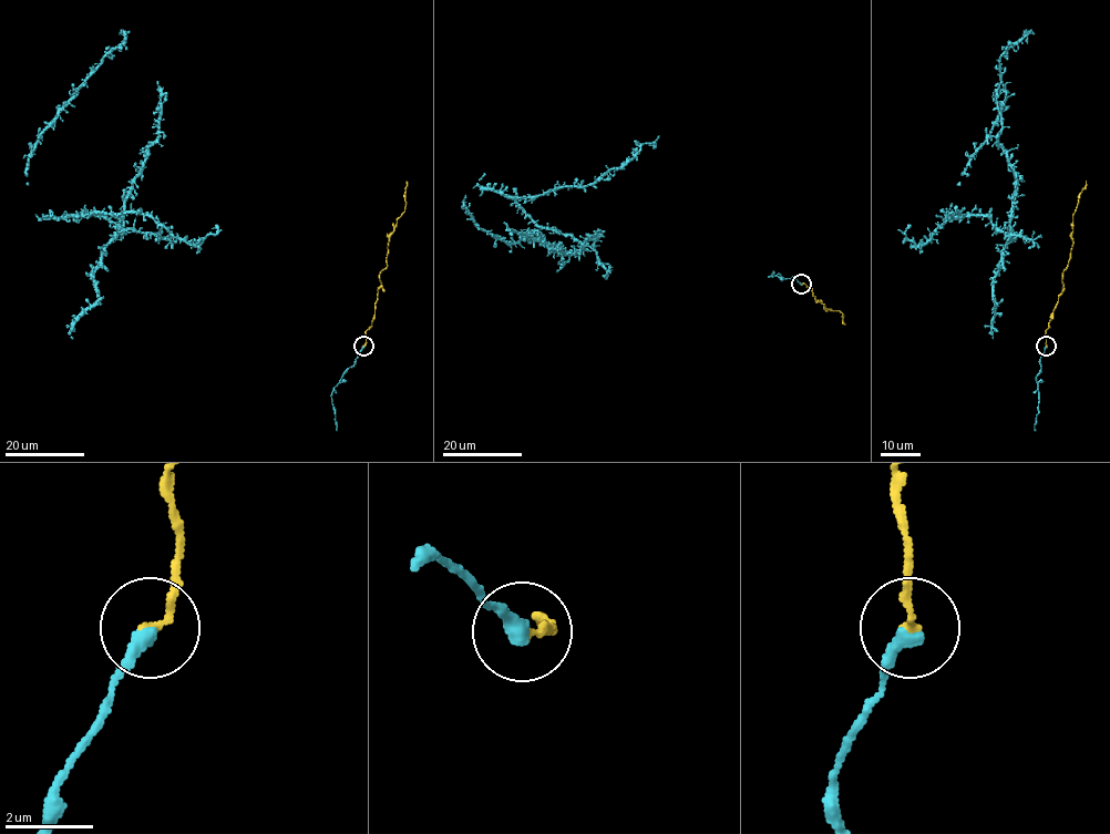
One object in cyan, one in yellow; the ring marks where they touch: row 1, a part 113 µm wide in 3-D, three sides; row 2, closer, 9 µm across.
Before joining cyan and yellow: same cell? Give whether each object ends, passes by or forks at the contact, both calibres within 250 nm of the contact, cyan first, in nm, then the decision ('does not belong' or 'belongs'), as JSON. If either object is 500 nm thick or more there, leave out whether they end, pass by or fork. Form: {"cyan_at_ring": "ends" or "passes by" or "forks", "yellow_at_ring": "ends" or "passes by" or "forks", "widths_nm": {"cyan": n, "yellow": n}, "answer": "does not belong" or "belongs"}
{"cyan_at_ring": "ends", "yellow_at_ring": "ends", "widths_nm": {"cyan": 400, "yellow": 200}, "answer": "does not belong"}

